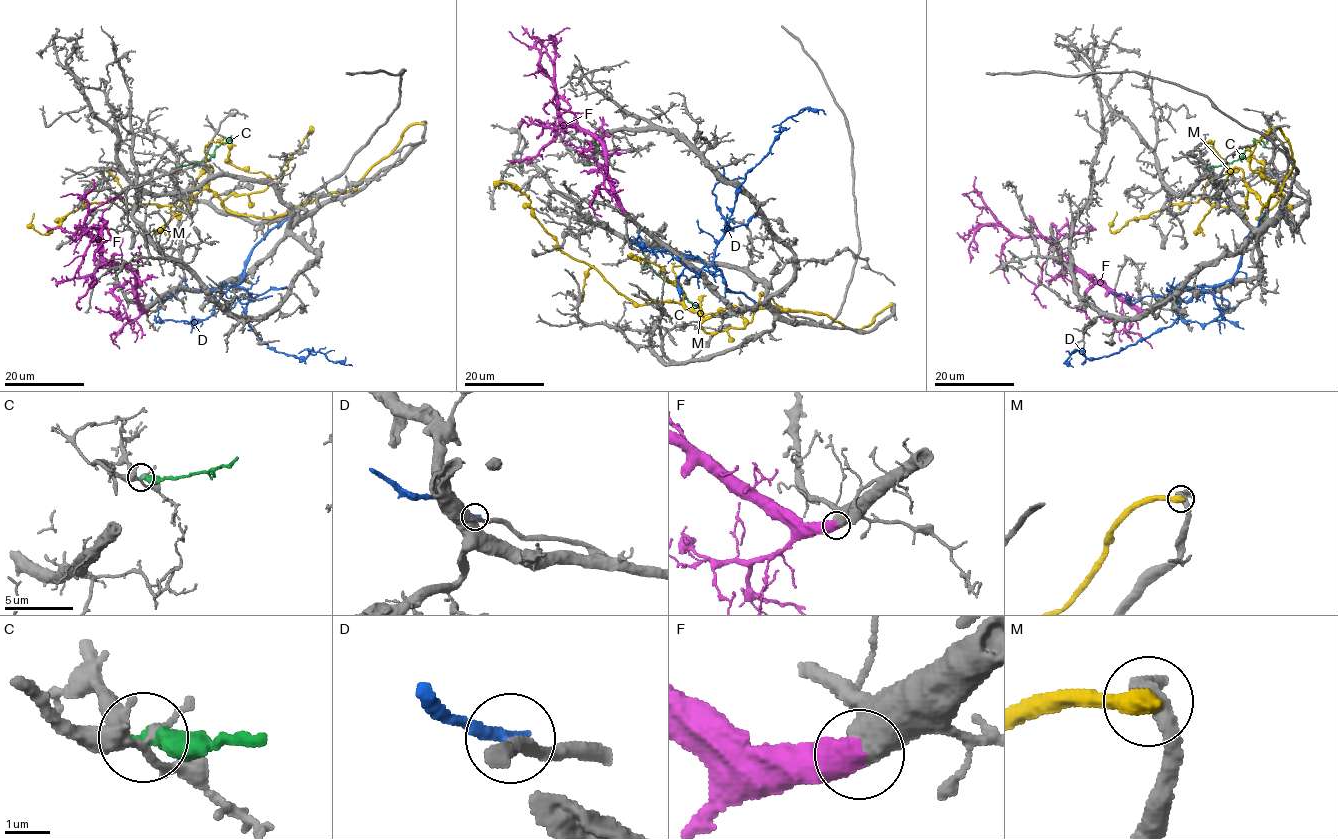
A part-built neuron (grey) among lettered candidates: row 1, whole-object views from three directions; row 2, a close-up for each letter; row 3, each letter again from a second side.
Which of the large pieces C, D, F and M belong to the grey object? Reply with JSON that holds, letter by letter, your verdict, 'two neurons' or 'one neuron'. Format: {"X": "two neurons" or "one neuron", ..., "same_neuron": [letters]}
{"C": "two neurons", "D": "two neurons", "F": "one neuron", "M": "two neurons", "same_neuron": ["F"]}

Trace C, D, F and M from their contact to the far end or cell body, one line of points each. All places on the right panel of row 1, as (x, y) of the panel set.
C: (1205, 166), (1232, 163), (1259, 140), (1265, 146)
D: (1266, 210), (1233, 276), (1182, 292), (1172, 324), (1118, 353), (1088, 359), (1077, 350), (1064, 362), (1073, 366)
F: (1150, 310), (1092, 282), (1063, 262), (1045, 238), (1013, 237), (988, 209), (974, 206), (964, 195)
M: (1273, 127), (1294, 160), (1260, 219), (1266, 208), (1248, 191), (1247, 207), (1171, 204), (1112, 232), (1116, 211)

